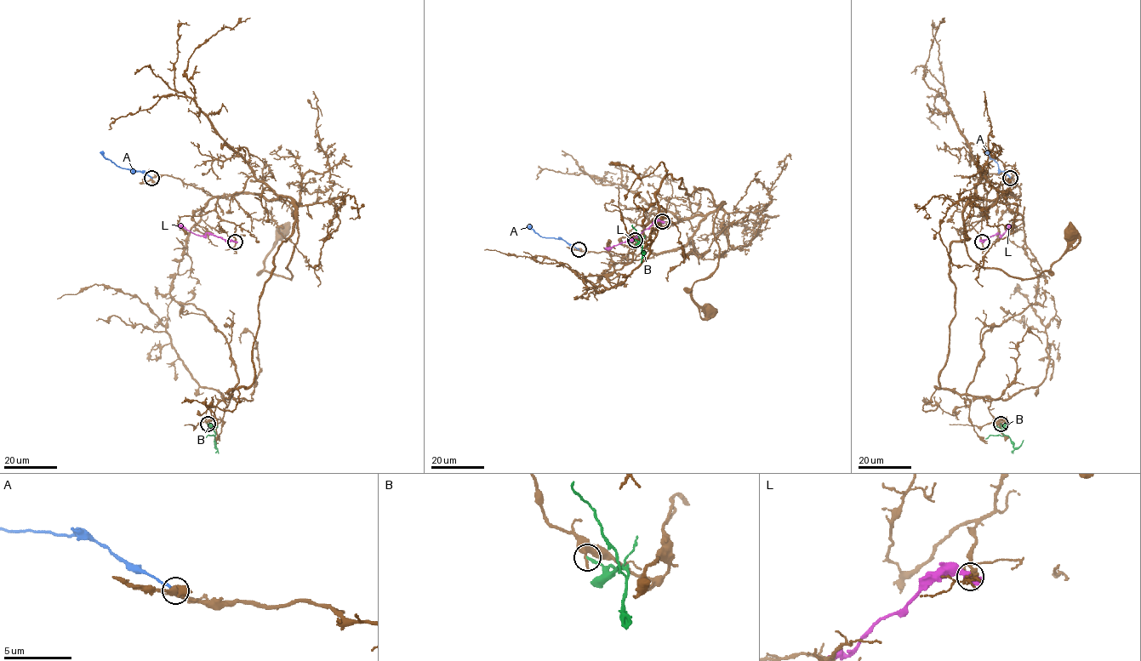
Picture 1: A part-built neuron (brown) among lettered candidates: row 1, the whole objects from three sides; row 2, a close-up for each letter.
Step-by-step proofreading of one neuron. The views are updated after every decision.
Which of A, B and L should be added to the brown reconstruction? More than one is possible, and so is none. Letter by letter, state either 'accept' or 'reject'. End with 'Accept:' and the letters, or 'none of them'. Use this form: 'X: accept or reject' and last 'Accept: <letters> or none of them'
A: reject
B: reject
L: reject
Accept: none of them

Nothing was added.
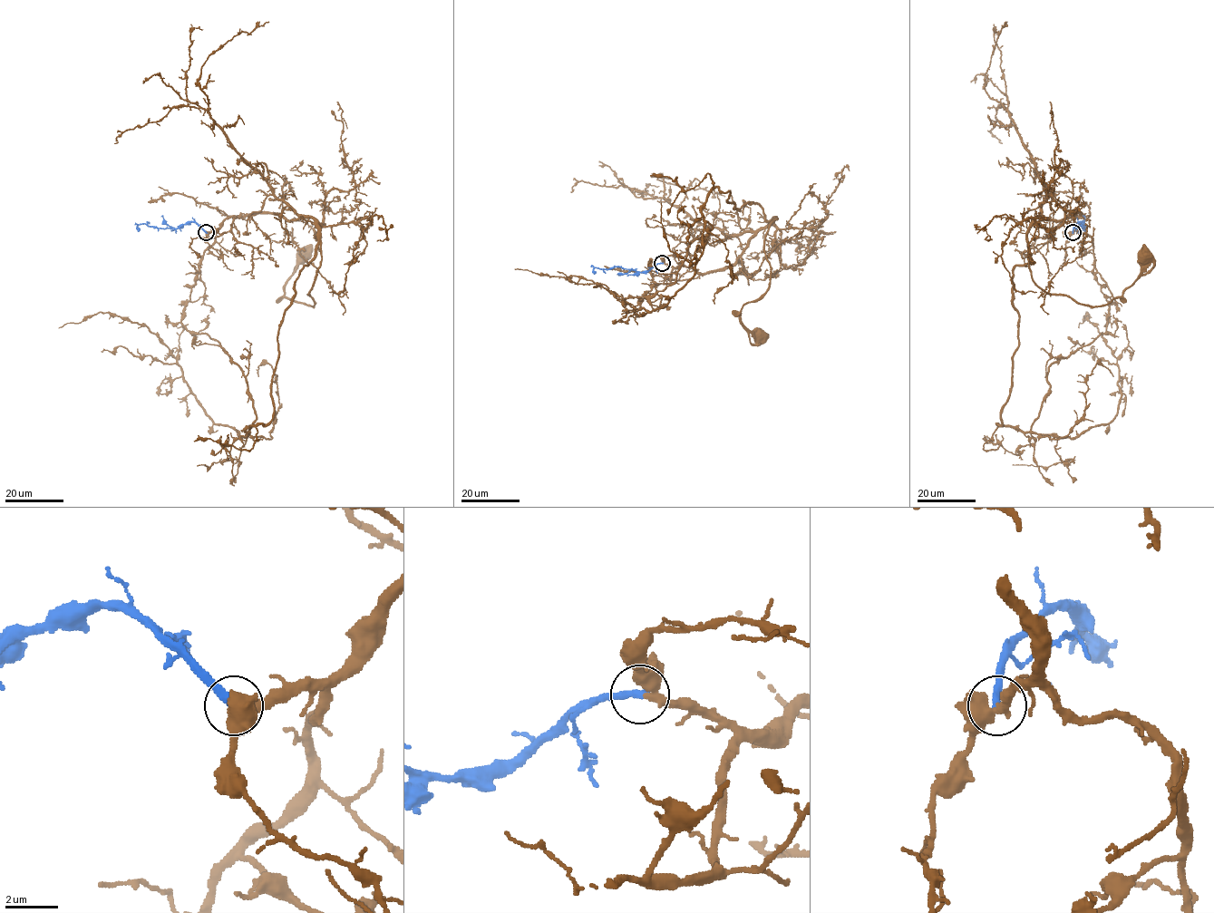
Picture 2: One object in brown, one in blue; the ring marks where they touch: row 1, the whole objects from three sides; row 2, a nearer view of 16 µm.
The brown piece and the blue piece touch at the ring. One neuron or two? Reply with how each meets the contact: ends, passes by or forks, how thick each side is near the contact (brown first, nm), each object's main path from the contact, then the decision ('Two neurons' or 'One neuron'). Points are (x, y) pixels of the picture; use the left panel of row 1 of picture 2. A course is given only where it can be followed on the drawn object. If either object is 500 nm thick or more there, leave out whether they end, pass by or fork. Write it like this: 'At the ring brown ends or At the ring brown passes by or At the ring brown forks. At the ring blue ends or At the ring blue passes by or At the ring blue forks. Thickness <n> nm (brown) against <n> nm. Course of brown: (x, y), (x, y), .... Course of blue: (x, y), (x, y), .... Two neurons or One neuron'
At the ring brown passes by. At the ring blue ends. Thickness 360 nm (brown) against 300 nm. Course of brown: (207, 232), (231, 217), (311, 218), (321, 257), (308, 294), (314, 305), (285, 296), (285, 286), (305, 254). Course of blue: (206, 232), (194, 222), (164, 228), (139, 224), (140, 230). One neuron

